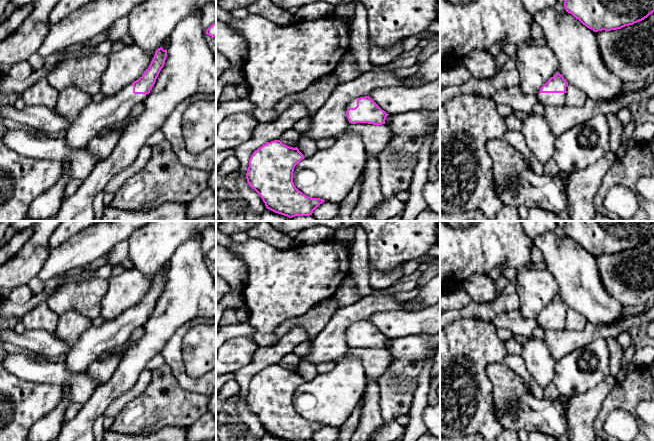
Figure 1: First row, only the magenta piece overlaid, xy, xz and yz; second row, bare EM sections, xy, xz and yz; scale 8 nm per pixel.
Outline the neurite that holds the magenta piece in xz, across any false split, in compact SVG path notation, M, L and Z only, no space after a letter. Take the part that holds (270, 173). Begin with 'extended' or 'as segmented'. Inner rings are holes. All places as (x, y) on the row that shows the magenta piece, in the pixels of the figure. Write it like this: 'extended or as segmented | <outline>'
as segmented | M274 140L255 150L249 159L246 179L267 209L287 216L310 216L323 202L299 191L293 182L295 166L304 159L297 147Z

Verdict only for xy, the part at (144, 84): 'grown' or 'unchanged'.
grown

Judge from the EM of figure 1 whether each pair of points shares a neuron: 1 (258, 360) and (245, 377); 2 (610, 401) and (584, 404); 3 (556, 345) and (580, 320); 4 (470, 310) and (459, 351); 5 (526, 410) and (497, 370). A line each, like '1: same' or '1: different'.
1: same
2: different
3: different
4: different
5: same

